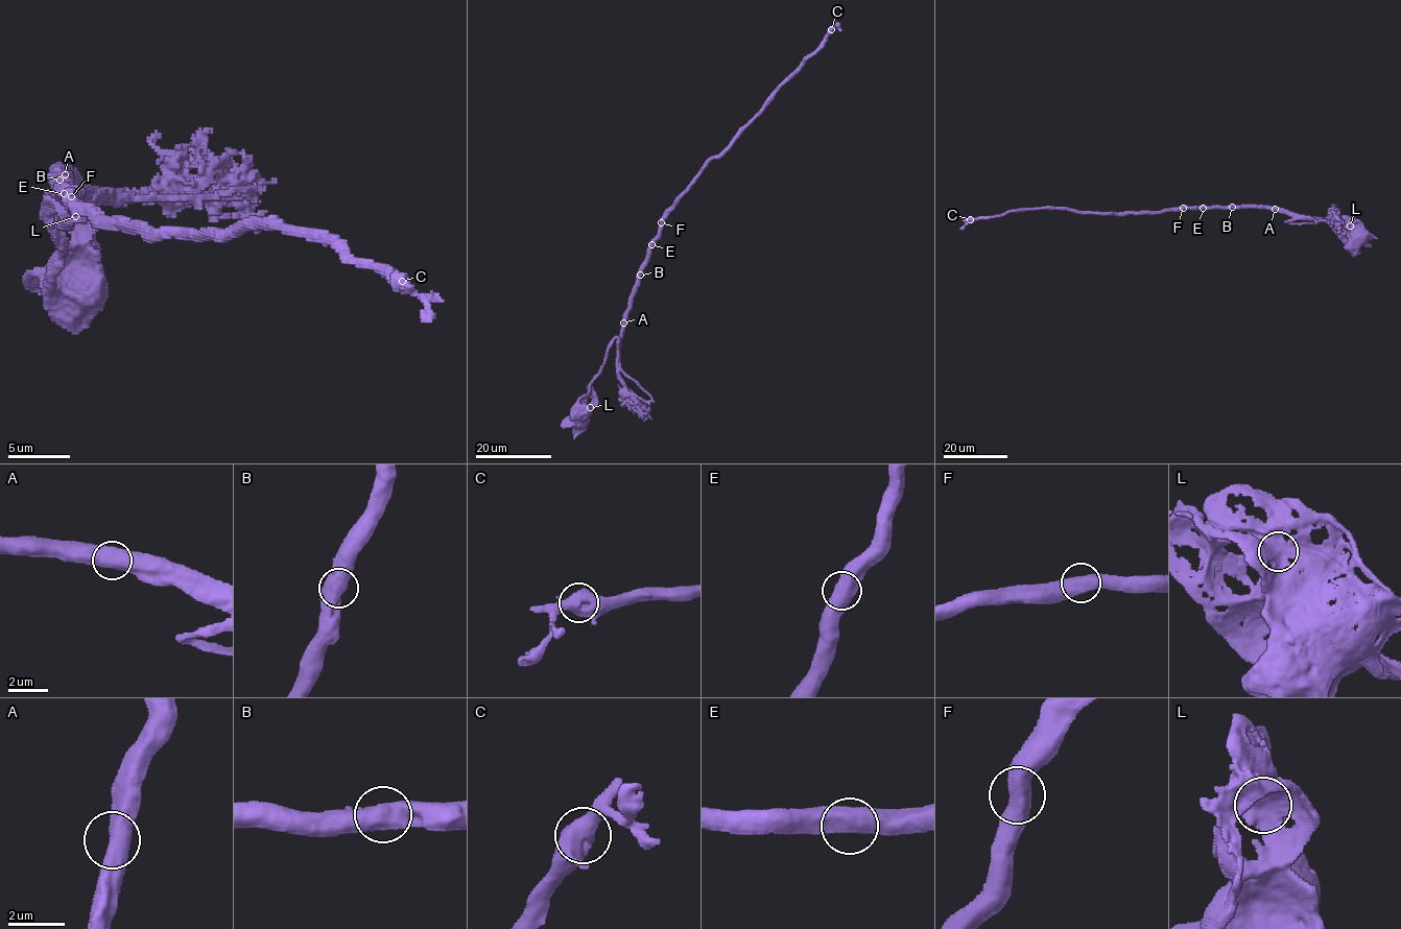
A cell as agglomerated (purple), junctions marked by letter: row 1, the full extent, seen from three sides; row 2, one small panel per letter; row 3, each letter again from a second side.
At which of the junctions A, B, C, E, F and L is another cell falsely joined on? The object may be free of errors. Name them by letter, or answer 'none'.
none

